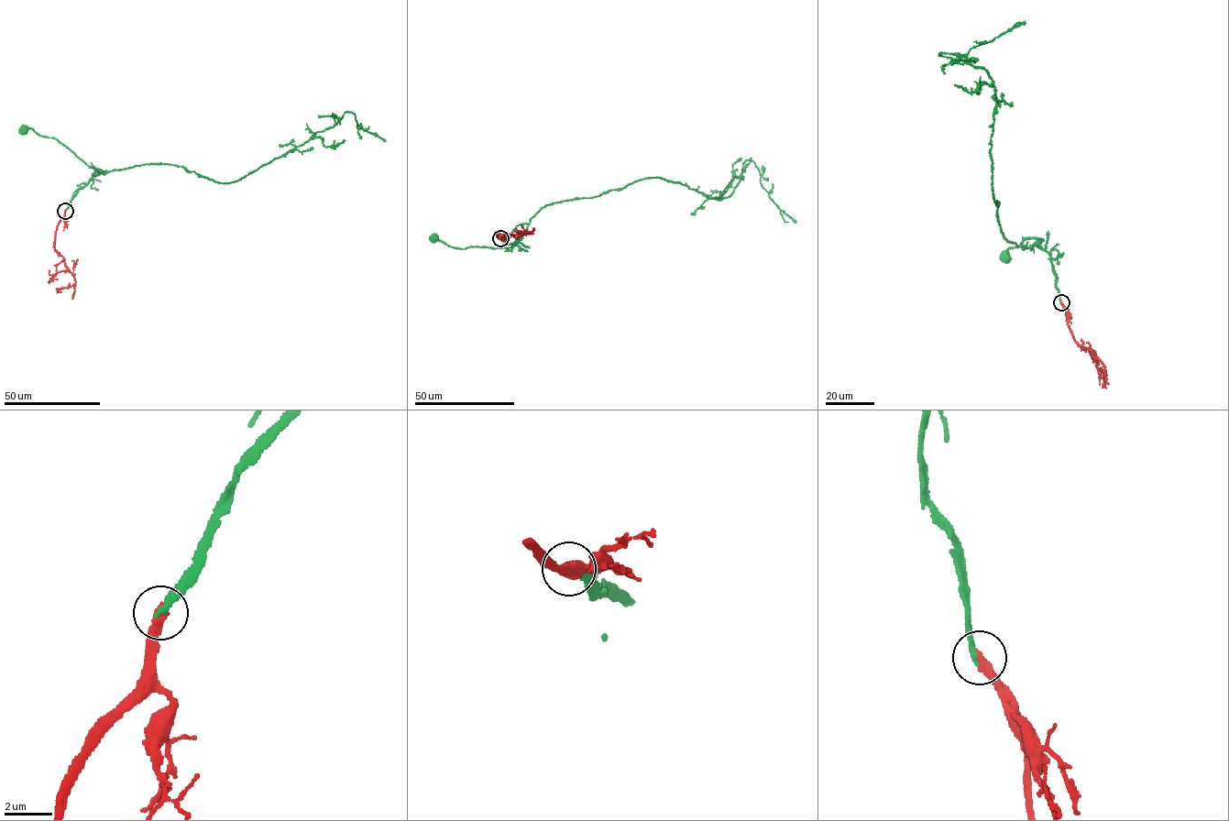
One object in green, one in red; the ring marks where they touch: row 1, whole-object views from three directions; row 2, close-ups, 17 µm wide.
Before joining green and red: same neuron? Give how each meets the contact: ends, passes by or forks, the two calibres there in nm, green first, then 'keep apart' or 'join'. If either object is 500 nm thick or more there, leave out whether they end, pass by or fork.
green ends; red ends; calibres 280 and 400 nm; join

